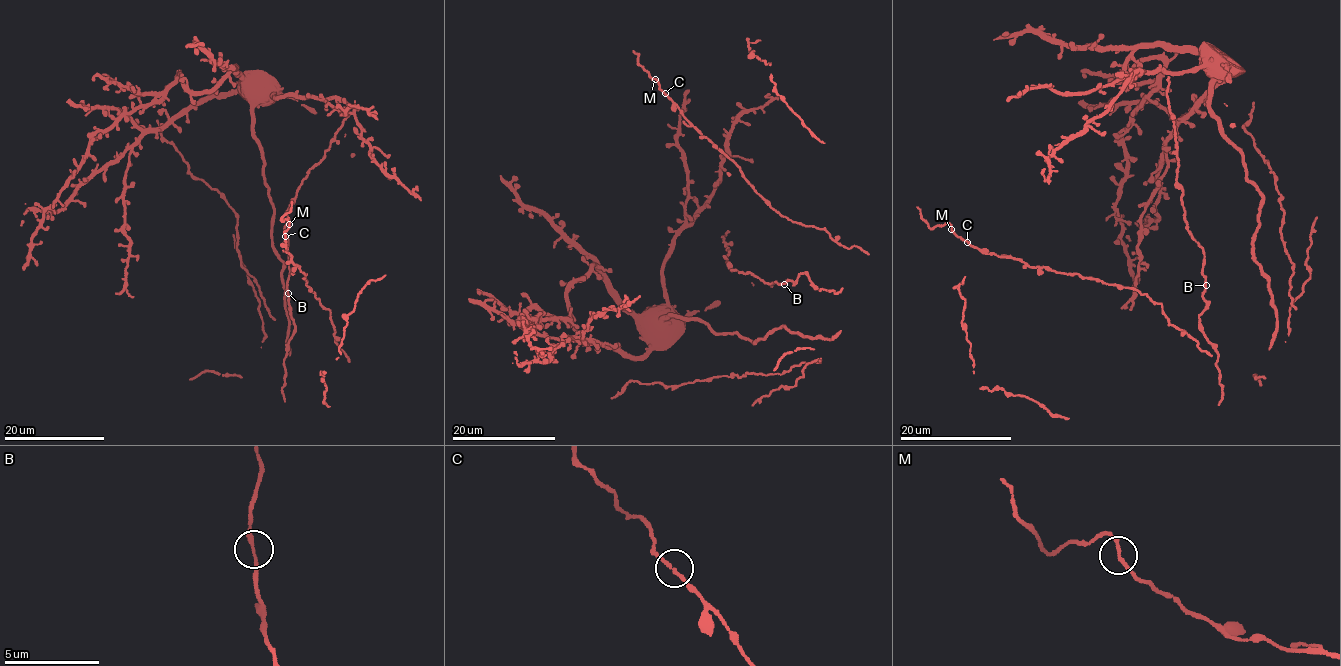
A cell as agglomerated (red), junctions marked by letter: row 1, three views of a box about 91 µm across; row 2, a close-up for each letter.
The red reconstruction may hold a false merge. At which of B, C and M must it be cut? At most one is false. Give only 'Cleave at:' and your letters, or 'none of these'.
Cleave at: none of these

